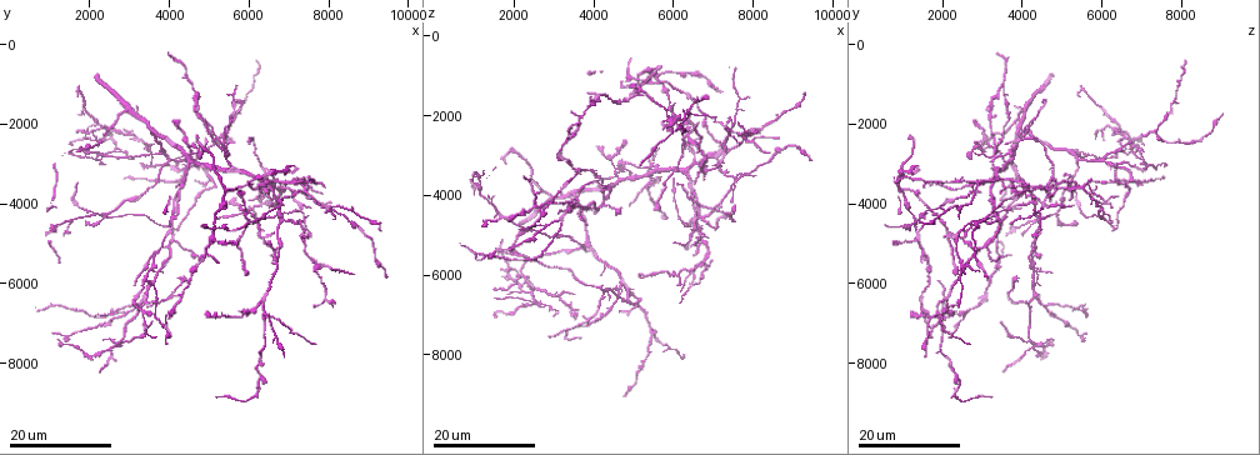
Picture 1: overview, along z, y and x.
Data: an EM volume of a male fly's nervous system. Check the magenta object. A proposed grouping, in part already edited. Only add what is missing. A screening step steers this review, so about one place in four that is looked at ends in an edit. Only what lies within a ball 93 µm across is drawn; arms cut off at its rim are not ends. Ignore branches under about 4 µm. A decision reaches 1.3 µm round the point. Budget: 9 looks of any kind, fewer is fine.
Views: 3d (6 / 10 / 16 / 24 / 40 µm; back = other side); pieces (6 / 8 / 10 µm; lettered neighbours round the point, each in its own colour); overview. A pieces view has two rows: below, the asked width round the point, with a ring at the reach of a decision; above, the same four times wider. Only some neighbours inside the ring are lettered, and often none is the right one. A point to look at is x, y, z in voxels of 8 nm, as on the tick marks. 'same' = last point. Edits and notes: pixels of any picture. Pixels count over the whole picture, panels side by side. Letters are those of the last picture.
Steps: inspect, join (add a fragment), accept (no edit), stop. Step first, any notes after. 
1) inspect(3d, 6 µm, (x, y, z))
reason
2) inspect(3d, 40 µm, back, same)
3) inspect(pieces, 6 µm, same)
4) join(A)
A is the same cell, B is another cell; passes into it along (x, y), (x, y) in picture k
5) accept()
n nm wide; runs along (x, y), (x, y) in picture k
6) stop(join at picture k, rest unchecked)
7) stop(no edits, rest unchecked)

inspect(3d, 24 µm, (5200, 5500, 1500))
thin end

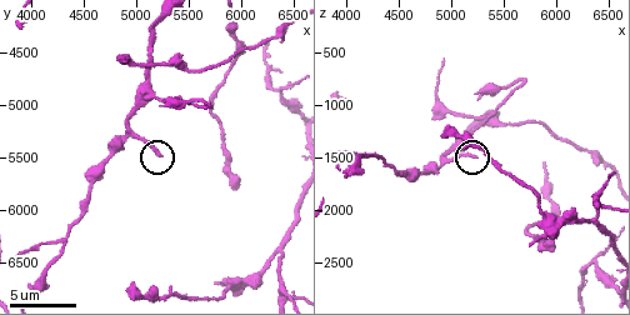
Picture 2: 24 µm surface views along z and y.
inspect(pieces, 8 µm, (5220, 5480, 1520))
see the neighbours

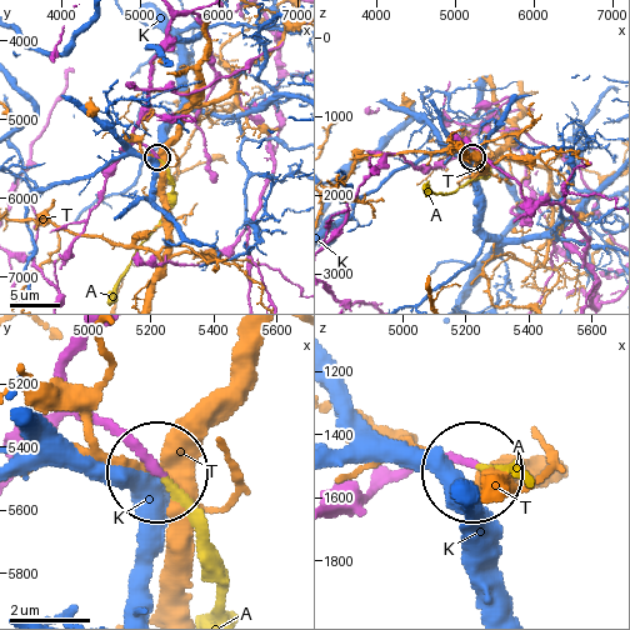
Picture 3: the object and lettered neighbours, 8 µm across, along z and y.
join(A)
A is the same cell, K and T are other cells; it goes on there

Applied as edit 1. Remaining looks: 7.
inspect(3d, 16 µm, (4400, 5850, 3800))
branch stops here

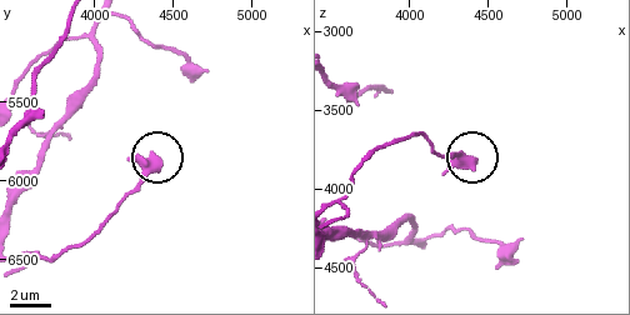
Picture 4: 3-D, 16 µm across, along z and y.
inspect(pieces, 8 µm, same)

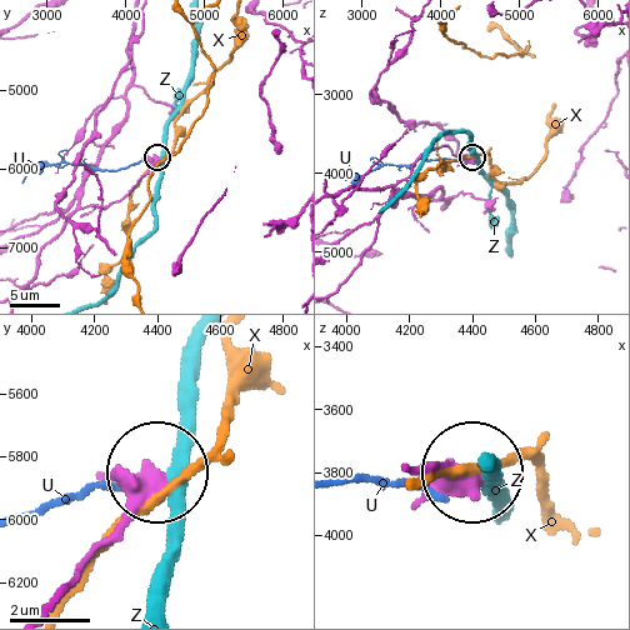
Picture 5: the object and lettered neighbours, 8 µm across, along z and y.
accept()
U, X and Z are other cells; runs along (44, 608), (151, 480) in picture 5; no lettered fragment goes on from it

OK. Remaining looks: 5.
inspect(3d, 24 µm, (4250, 3050, 7000))
free end

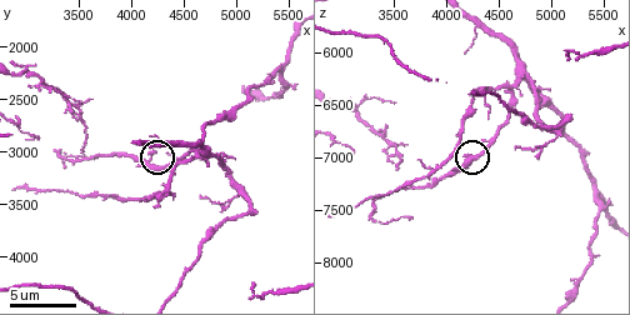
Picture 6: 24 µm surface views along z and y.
inspect(pieces, 6 µm, same)

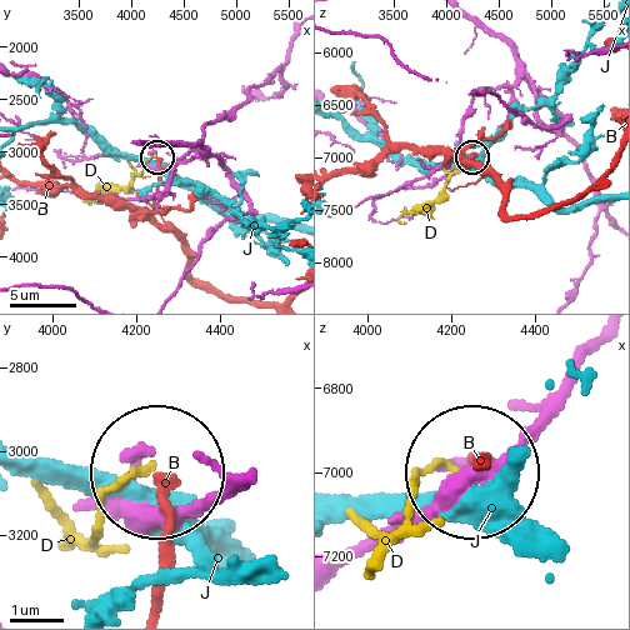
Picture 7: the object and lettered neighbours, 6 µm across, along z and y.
accept()
B, D and J are other cells; runs along (244, 475), (164, 508), (141, 485), (146, 458) in picture 7; none of them fits

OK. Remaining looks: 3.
inspect(3d, 24 µm, (1750, 2200, 5900))

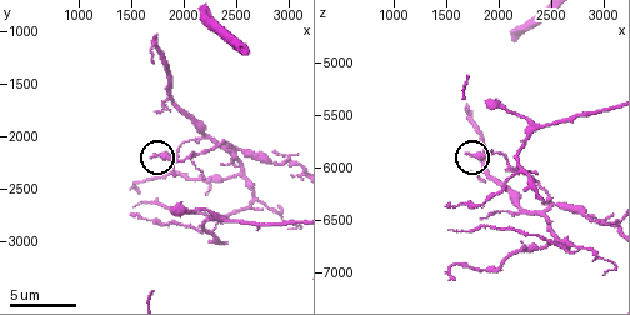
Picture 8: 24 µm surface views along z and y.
inspect(pieces, 10 µm, (1720, 2180, 5880))

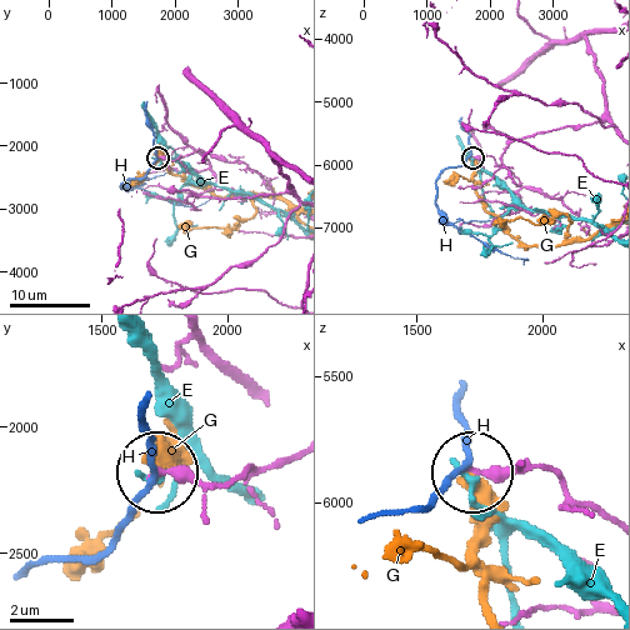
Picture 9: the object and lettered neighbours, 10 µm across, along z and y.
accept()
E, G and H are other cells; none of them fits

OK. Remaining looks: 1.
stop(join at picture 3, rest unchecked)

